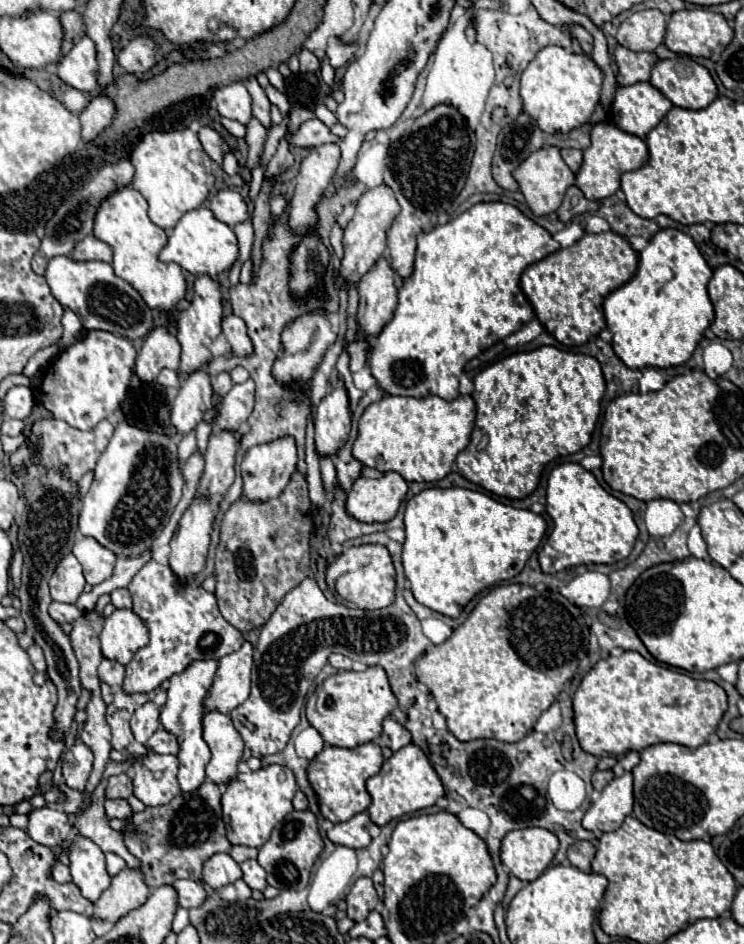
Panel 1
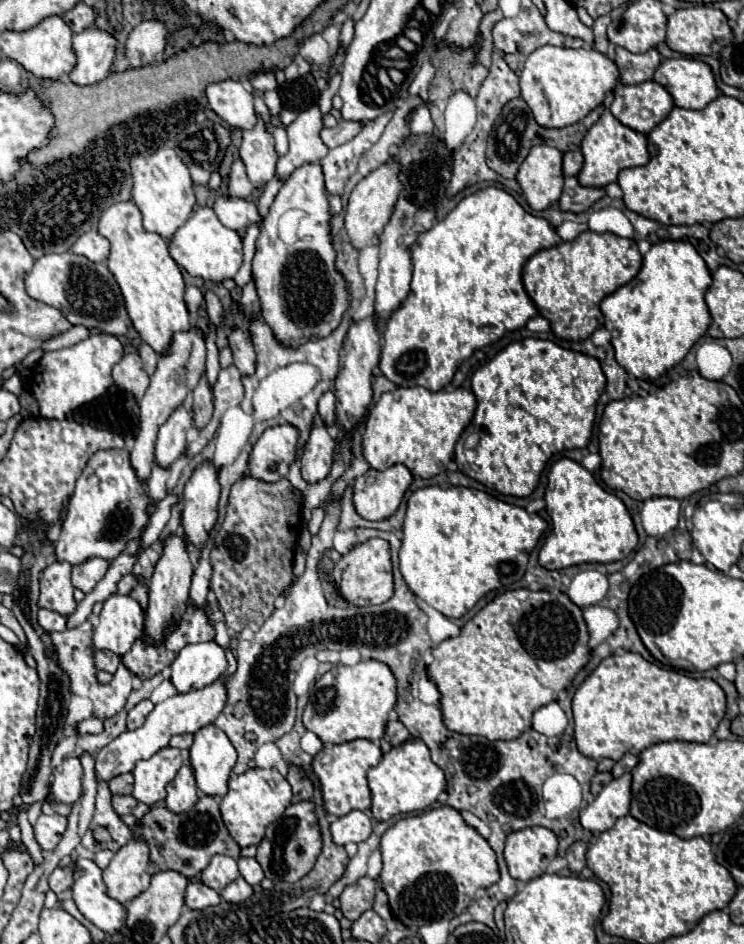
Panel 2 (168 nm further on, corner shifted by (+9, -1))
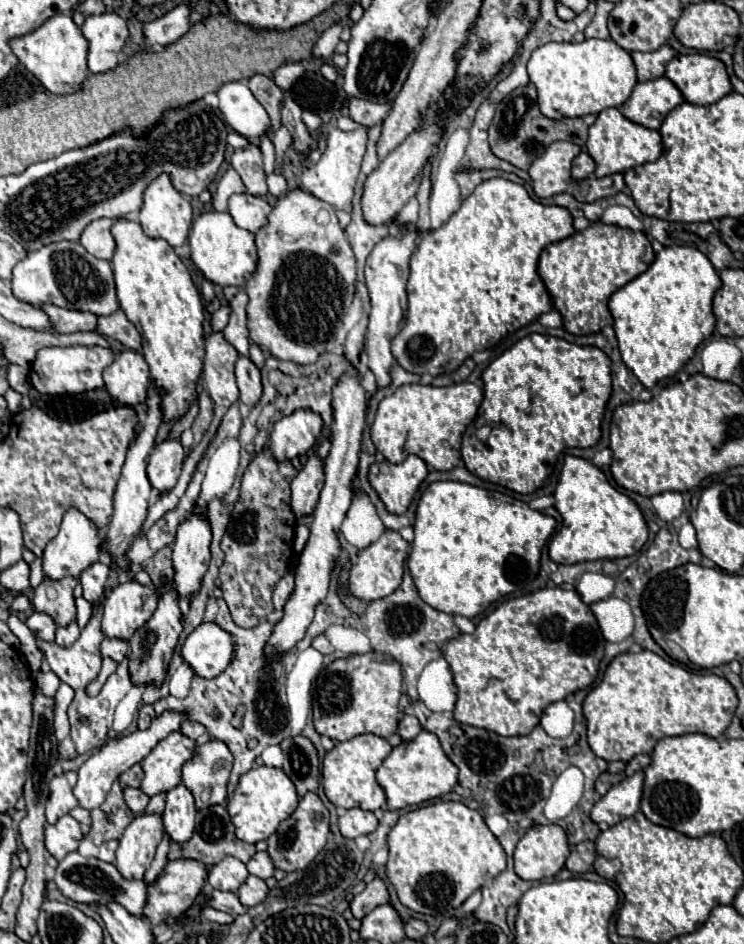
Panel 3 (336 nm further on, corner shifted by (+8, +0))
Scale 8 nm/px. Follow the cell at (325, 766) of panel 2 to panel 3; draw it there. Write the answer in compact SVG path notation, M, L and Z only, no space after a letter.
M358 735L350 741L336 743L332 751L326 753L322 763L322 777L324 777L324 793L336 807L352 809L362 807L368 811L376 811L386 805L384 789L376 781L376 769L382 765L382 761L390 755L392 745L378 737L378 735Z

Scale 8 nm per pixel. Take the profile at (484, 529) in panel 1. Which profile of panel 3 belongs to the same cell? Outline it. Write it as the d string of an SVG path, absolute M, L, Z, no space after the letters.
M436 481L426 487L420 497L414 521L414 541L408 557L408 569L420 599L438 611L450 615L478 617L488 605L520 591L538 577L542 547L556 529L556 519L530 509L500 491L488 491L460 481Z

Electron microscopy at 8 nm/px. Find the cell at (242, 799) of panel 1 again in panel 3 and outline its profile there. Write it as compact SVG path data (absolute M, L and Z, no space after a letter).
M262 765L250 769L240 777L240 783L232 795L232 803L228 805L228 813L232 823L236 825L238 839L246 843L258 843L262 839L268 839L278 829L278 825L294 813L296 805L298 805L296 787L288 779L288 775L282 769Z

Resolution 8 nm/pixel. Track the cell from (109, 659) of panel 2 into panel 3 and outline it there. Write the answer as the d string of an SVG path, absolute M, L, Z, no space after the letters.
M104 639L102 641L102 655L112 657L118 663L126 657L126 649L128 649L126 639Z

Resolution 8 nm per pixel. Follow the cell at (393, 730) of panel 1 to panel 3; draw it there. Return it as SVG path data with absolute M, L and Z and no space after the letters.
M402 715L402 717L400 717L400 723L398 723L398 735L400 735L404 741L414 739L420 731L422 731L422 725L418 723L416 717L412 717L412 715Z

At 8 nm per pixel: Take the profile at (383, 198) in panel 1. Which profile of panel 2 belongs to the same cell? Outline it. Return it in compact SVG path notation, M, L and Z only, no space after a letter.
M395 162L383 164L381 168L377 168L369 176L365 176L353 188L347 210L345 210L345 232L347 232L347 240L353 244L355 250L379 244L379 236L383 232L383 226L391 218L391 212L393 212L399 192L401 192L401 182L397 180L397 164Z

